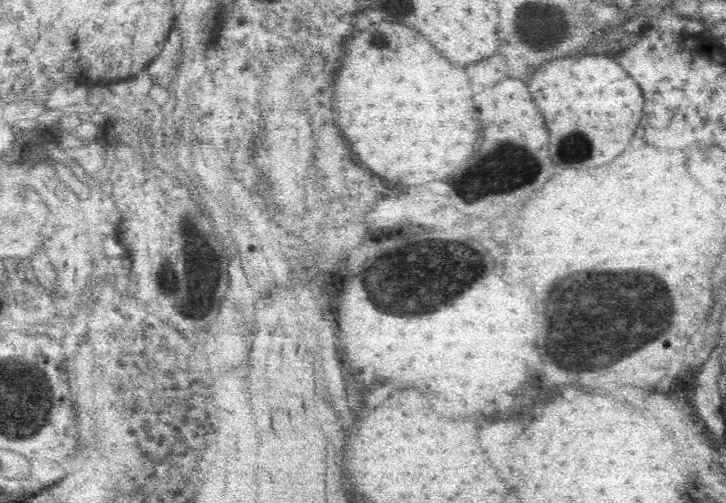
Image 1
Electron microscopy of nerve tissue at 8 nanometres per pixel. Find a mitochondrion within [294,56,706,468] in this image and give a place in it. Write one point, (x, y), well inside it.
(583, 284)

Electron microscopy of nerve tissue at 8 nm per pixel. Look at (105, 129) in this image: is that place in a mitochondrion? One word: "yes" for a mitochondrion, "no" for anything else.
no

